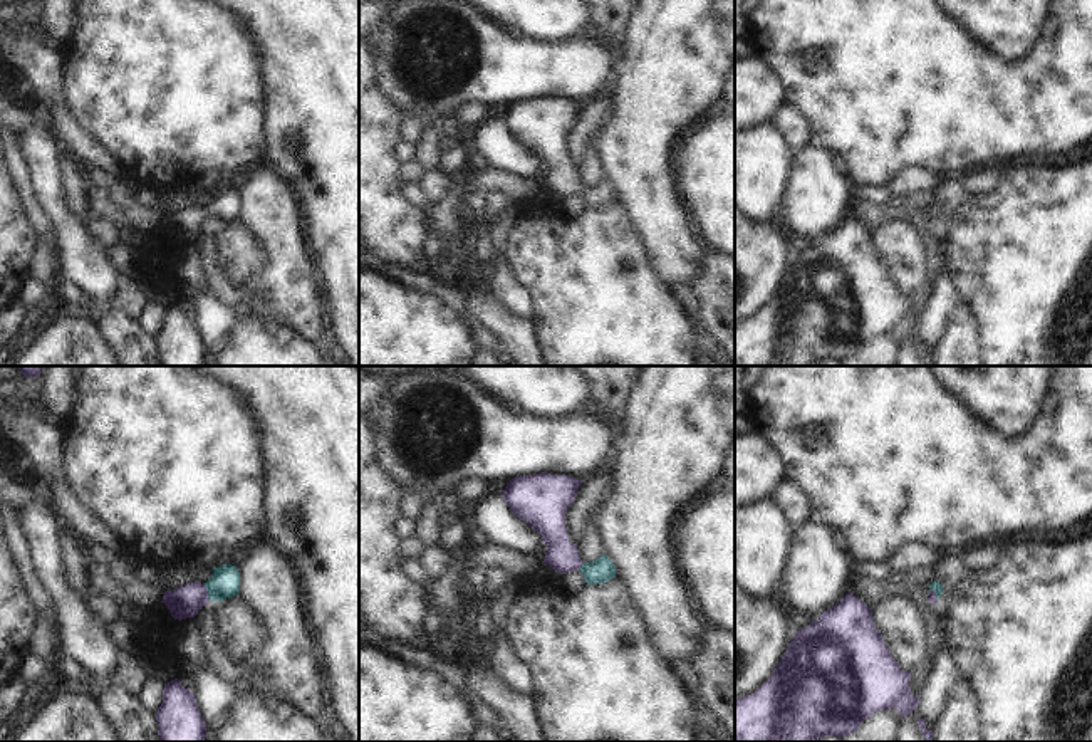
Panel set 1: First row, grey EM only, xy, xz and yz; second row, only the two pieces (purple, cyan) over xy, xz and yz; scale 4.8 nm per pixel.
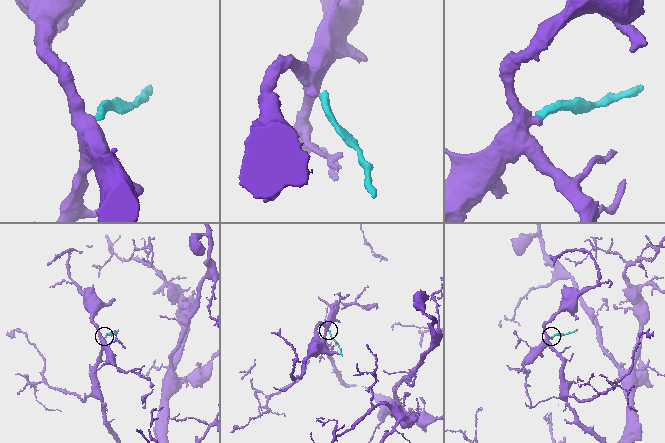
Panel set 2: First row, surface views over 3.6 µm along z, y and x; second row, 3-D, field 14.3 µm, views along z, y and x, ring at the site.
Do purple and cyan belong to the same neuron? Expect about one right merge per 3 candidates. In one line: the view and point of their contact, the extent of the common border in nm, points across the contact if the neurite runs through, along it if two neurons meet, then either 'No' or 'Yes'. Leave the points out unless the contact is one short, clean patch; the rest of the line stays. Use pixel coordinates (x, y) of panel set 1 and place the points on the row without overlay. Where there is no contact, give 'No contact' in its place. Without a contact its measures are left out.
Touches purple at xy (207, 217). Shared border 90 nm. Path across: xy (185, 225), (207, 217), (225, 205). Yes

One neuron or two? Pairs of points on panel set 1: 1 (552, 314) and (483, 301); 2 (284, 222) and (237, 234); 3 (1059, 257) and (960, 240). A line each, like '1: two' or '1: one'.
1: two
2: two
3: one

